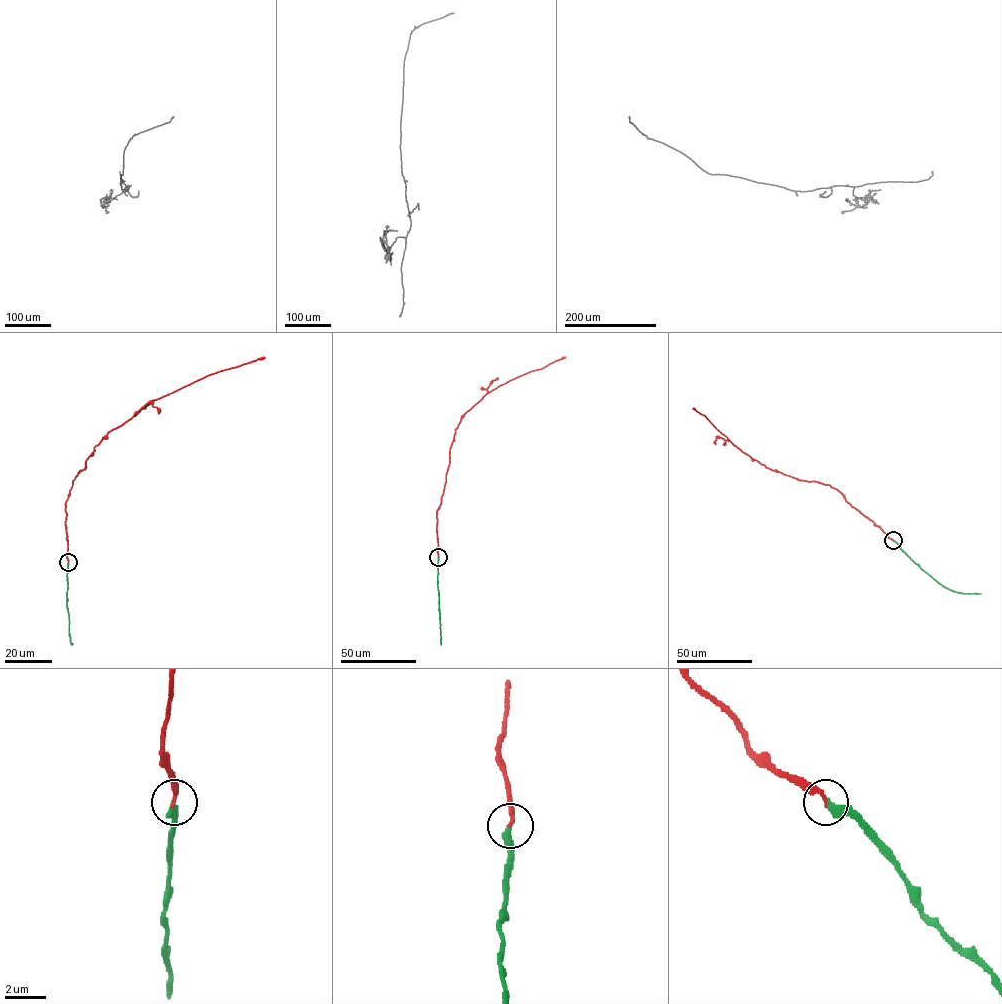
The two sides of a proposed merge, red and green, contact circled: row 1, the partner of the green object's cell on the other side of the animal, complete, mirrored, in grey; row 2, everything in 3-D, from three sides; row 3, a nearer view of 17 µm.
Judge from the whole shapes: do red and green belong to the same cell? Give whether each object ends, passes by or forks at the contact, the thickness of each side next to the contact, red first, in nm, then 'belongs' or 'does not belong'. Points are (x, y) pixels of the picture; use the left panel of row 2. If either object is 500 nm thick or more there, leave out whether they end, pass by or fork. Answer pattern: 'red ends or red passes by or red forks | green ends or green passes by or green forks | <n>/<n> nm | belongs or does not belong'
red ends | green ends | 190/360 nm | belongs

